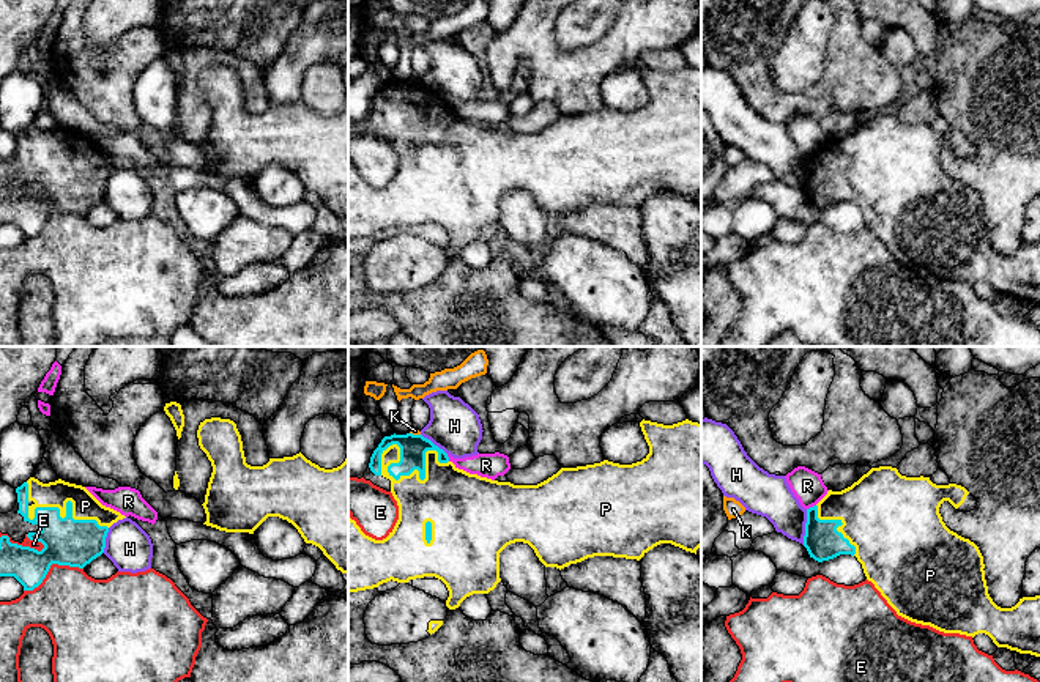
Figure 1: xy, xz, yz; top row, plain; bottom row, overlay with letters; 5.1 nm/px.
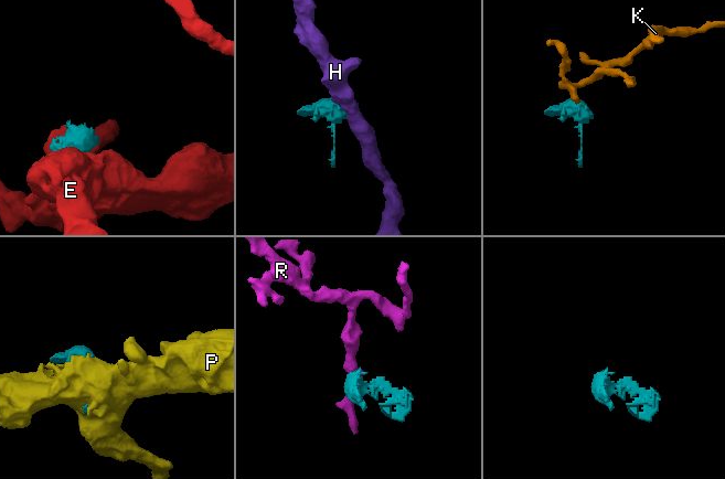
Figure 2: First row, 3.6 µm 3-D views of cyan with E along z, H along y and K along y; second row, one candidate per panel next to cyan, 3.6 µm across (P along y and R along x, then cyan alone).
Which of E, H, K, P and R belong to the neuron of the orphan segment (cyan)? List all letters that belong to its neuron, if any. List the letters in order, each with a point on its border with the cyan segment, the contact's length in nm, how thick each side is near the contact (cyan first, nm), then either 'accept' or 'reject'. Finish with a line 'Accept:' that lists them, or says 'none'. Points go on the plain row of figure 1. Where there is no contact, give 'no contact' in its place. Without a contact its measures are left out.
E: contact xy (21, 192); length 240 nm; calibres 240 and 50 nm; reject
H: contact yz (806, 174); length 190 nm; calibres 190 and 220 nm; reject
K: contact xz (415, 82); length 60 nm; calibres 140 and 30 nm; reject
P: contact xz (402, 122); length 360 nm; calibres 140 and 280 nm; accept
R: contact yz (810, 155); length 50 nm; calibres 190 and 160 nm; reject
Accept: P

